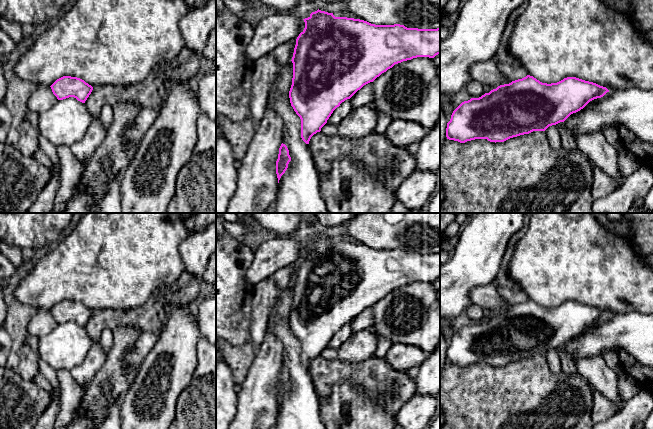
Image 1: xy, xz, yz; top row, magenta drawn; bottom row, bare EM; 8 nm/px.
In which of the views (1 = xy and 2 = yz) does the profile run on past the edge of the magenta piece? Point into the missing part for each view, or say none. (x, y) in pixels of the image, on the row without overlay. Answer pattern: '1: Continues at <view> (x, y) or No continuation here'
1: No continuation here
2: No continuation here

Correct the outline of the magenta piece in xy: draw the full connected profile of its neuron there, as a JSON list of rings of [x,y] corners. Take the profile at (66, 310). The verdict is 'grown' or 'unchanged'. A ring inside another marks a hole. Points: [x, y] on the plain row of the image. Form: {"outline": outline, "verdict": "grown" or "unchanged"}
{"outline": [[[71,300],[57,303],[50,311],[58,324],[74,321],[82,327],[85,327],[93,314],[84,304]]], "verdict": "unchanged"}

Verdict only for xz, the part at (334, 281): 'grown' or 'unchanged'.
unchanged

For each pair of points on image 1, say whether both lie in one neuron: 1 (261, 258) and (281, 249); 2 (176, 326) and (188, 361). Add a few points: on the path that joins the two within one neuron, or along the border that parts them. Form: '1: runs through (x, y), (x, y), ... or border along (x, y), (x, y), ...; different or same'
1: runs through (266, 258), (276, 252); same
2: runs through (178, 335), (179, 352); same

